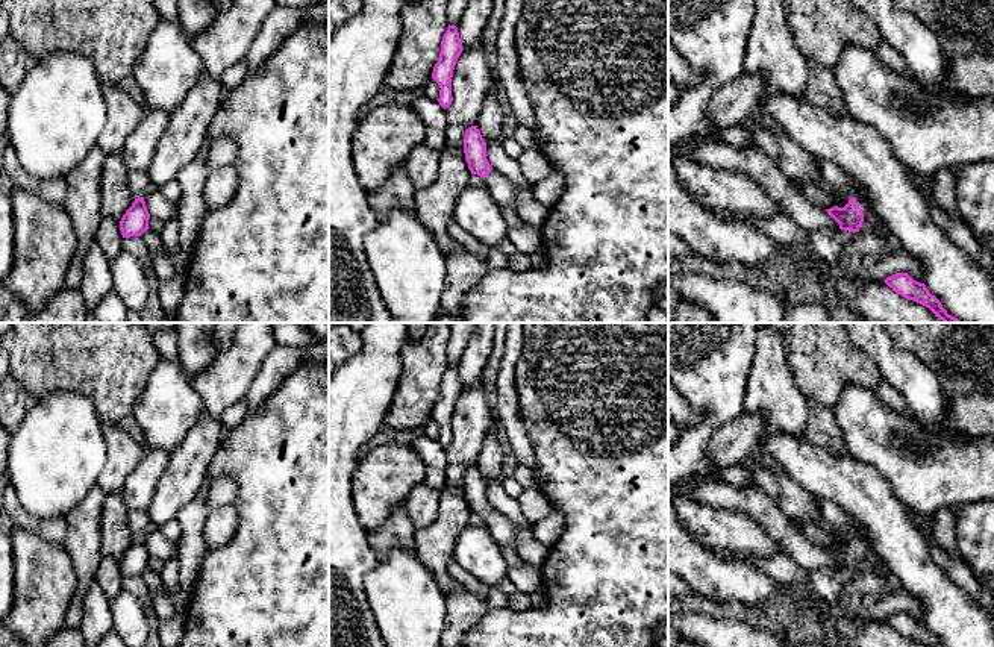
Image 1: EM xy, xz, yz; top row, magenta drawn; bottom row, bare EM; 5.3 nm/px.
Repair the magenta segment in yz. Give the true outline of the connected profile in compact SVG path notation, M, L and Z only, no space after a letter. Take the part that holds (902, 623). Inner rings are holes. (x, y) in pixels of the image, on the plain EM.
M908 612L892 614L883 621L908 639L914 639L926 647L942 647L941 641L929 632L926 624L914 620Z

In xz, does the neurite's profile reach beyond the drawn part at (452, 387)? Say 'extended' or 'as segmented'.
as segmented

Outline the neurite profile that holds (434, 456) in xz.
M421 435L412 442L412 449L426 467L424 483L441 491L447 483L447 453L438 439Z

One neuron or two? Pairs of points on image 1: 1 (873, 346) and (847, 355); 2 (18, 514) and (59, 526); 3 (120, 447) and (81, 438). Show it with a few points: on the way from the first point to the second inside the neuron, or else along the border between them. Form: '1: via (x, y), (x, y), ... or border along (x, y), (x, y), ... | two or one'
1: border along (849, 338), (873, 359), (882, 378) | two
2: via (29, 521), (38, 526), (49, 526) | one
3: border along (102, 425), (105, 465), (96, 479) | two

